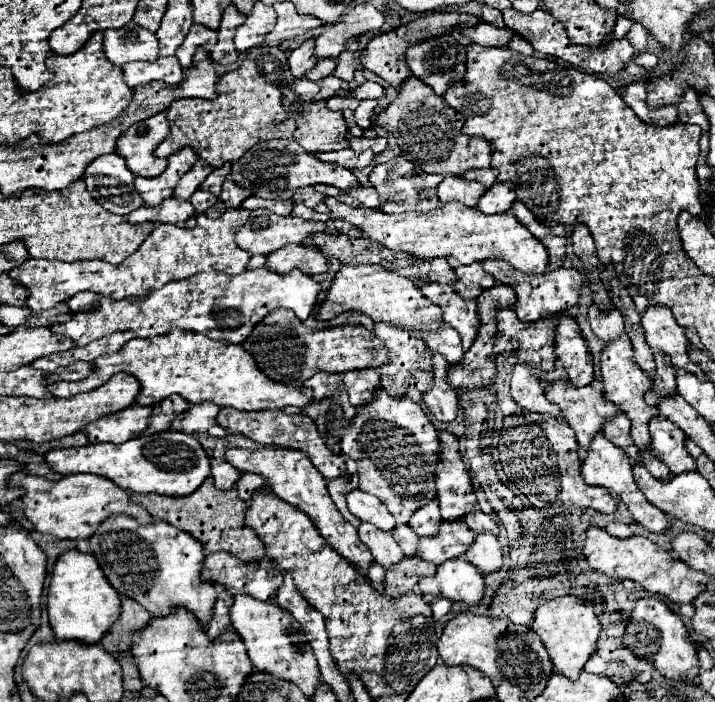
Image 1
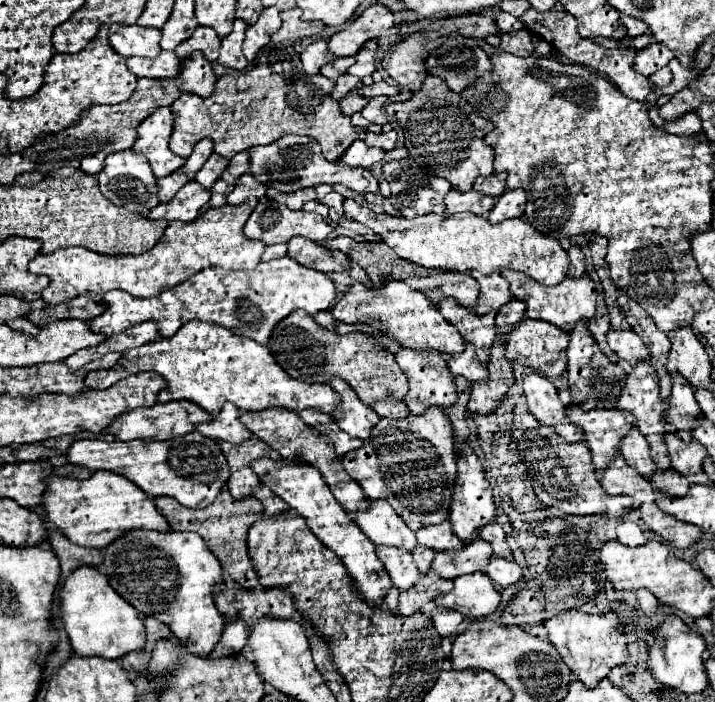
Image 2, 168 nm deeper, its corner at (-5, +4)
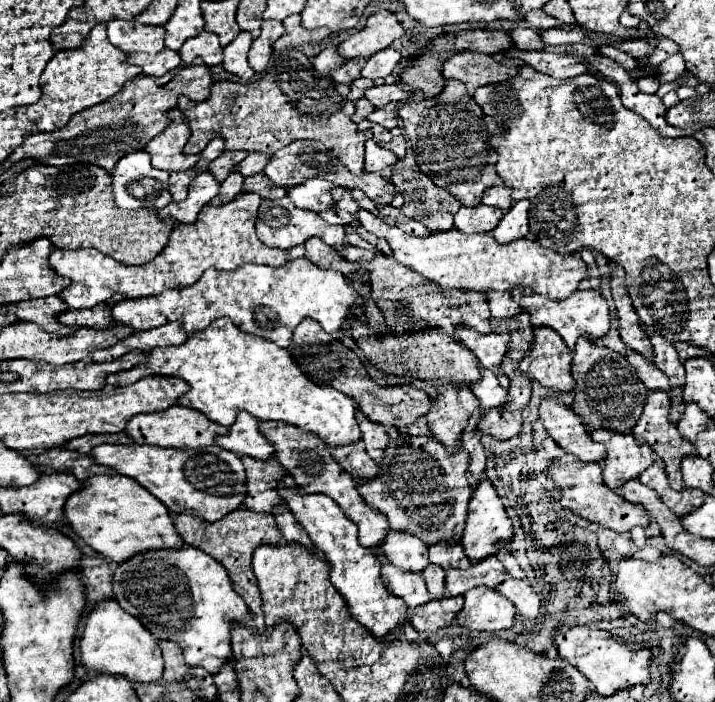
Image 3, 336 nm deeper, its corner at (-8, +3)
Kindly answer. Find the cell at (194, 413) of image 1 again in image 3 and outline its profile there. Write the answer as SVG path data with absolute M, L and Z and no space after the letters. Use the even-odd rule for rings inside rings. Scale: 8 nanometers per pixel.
M246 411L238 413L234 425L230 425L228 435L216 437L216 445L236 453L238 457L250 455L256 459L268 459L274 453L268 439L258 431L258 419Z

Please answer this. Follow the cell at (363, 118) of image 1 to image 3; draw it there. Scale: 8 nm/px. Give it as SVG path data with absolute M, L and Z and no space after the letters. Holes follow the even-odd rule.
M392 101L392 103L388 103L388 105L382 107L382 109L374 109L374 111L368 115L368 119L374 121L374 123L378 123L378 125L382 125L382 127L386 127L386 129L392 129L392 127L398 125L396 113L398 113L398 103Z

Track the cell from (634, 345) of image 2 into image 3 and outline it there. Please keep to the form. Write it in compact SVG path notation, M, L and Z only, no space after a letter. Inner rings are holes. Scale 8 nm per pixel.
M628 351L626 355L628 363L634 367L634 371L638 373L638 377L642 379L642 383L648 387L648 389L664 389L664 391L670 391L670 383L668 383L668 377L650 361L646 361L644 355L636 353L636 351Z

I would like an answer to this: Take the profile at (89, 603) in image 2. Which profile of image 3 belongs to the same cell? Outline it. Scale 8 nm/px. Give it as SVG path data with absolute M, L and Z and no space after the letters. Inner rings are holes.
M102 599L88 613L84 631L80 637L80 659L82 665L92 671L104 671L112 675L124 675L130 681L150 683L156 681L164 671L162 653L154 635L140 625L136 617L120 609L116 599Z

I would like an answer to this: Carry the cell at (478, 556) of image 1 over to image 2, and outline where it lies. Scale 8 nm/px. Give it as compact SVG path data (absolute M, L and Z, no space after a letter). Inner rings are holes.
M495 556L491 558L491 562L487 566L487 576L493 580L493 584L499 590L523 582L523 572L517 562L509 562L505 558L495 558Z

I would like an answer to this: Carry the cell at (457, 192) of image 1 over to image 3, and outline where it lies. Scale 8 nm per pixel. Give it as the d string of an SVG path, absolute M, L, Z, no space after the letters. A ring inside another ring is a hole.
M484 203L476 207L460 207L454 215L454 227L464 233L478 233L478 231L492 231L496 221L500 221L502 211L496 207L488 207Z

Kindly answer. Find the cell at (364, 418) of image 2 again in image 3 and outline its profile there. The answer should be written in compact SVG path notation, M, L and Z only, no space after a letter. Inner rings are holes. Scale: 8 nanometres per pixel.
M360 409L356 411L356 419L358 419L358 425L360 425L360 431L362 431L362 439L366 443L366 451L368 455L380 463L380 457L382 457L382 451L388 447L388 443L392 441L394 433L398 431L396 427L390 427L390 425L382 425L382 423L372 423L368 421L368 417L364 413L360 413Z

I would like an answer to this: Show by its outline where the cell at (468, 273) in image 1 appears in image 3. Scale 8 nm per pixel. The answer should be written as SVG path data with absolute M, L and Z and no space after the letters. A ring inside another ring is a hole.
M490 291L486 293L488 297L490 315L492 318L492 331L497 331L499 321L506 321L510 317L522 312L522 308L513 299L510 292Z

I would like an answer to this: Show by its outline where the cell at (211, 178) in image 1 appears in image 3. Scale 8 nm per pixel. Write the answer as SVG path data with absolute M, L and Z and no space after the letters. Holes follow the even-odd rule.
M248 153L246 159L238 165L238 173L248 177L248 175L256 175L264 169L264 165L268 163L268 155L266 153Z

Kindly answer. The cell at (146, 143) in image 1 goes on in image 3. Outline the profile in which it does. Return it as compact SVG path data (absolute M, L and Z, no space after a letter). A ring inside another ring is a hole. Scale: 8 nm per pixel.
M172 109L166 113L170 119L168 129L164 129L158 137L154 137L148 145L146 151L152 155L152 167L164 169L168 173L172 171L186 171L196 165L198 157L186 157L182 153L190 133L188 125L184 121L184 115L178 109Z

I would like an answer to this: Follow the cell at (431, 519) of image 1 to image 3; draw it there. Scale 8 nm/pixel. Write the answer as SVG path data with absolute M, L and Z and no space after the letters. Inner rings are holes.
M440 541L436 545L430 545L428 559L430 559L430 563L440 565L442 569L452 569L452 567L466 569L470 565L470 559L466 557L462 545L454 543L454 541Z

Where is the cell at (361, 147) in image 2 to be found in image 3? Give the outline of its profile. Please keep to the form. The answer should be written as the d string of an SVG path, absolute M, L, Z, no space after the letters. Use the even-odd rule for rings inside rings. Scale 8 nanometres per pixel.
M372 139L366 141L366 159L364 159L364 169L366 171L382 171L384 167L390 167L396 163L396 155L388 149L378 147Z

